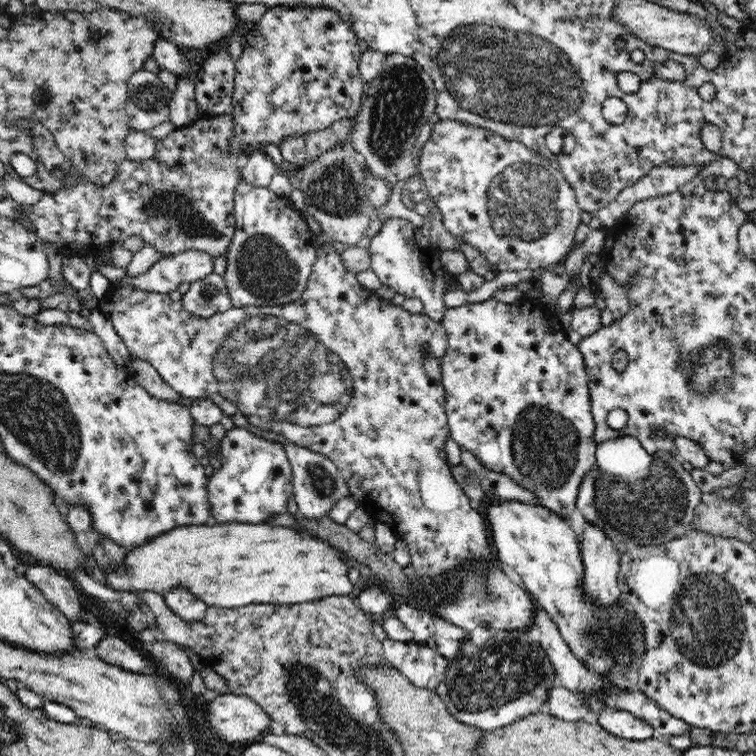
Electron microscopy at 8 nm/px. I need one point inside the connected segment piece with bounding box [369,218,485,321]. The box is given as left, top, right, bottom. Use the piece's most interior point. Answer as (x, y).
(402, 259)

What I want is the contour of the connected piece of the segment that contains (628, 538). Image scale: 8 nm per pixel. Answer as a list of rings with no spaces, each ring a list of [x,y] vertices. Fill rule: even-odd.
[[[658,450],[652,454],[652,466],[648,480],[620,482],[614,480],[612,492],[608,488],[608,472],[600,468],[590,471],[581,485],[576,498],[577,508],[586,522],[600,527],[614,542],[629,545],[658,546],[684,536],[691,528],[695,511],[702,500],[702,491],[693,480],[691,472],[686,472],[682,462],[678,462],[671,452]]]

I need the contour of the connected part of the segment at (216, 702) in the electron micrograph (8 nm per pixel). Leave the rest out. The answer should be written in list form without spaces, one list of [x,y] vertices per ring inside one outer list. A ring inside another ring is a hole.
[[[232,692],[208,701],[204,708],[204,720],[220,740],[231,743],[256,741],[256,736],[260,737],[270,730],[271,725],[270,717],[259,704]]]

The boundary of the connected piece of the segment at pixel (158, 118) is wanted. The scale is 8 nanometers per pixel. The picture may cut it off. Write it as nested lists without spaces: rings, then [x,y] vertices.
[[[142,69],[129,78],[126,113],[130,128],[144,132],[169,120],[173,93],[154,72]]]

